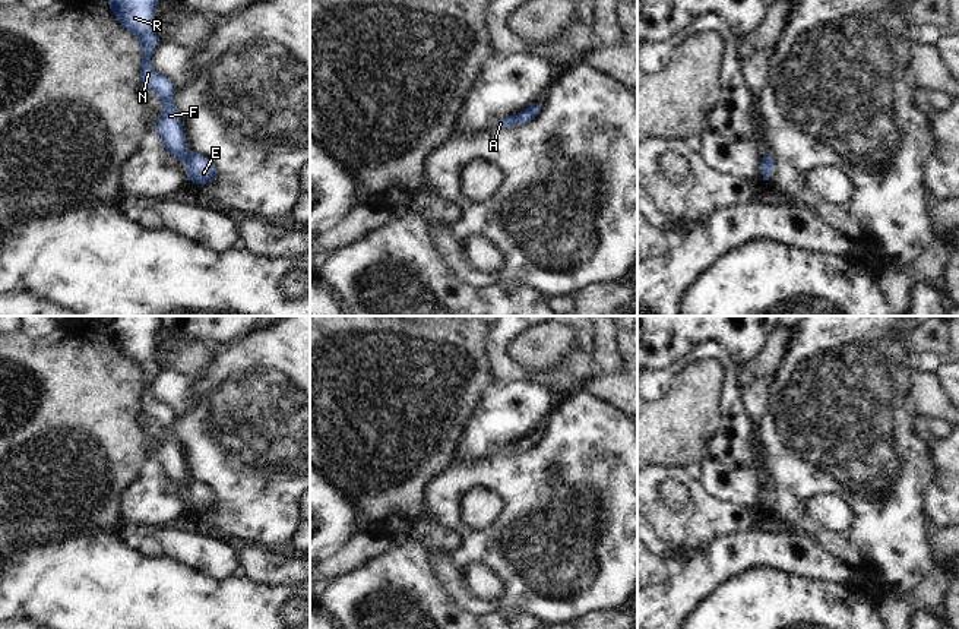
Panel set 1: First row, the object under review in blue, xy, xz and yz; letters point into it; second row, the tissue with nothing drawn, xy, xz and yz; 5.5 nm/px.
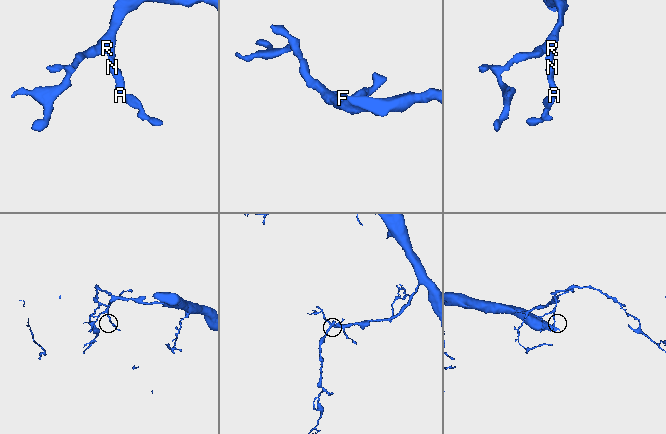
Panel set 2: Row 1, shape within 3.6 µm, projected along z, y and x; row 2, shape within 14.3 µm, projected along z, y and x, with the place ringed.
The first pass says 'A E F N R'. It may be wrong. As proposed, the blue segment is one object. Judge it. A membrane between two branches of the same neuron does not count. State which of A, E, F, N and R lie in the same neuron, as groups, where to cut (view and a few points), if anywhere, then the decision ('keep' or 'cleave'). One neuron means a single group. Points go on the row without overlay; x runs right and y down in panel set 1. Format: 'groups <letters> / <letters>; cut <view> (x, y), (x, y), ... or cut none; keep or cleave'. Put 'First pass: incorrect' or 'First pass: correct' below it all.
groups A E F N R; cut none; keep
First pass: correct

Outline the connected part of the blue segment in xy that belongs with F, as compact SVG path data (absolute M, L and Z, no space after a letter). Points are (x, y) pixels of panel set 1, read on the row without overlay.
M114 316L107 326L115 347L140 369L143 382L139 401L140 414L152 418L164 433L155 455L162 472L171 483L186 490L190 509L196 512L211 511L216 503L216 494L209 486L189 480L183 451L173 429L175 414L151 393L153 377L159 370L155 360L159 316Z

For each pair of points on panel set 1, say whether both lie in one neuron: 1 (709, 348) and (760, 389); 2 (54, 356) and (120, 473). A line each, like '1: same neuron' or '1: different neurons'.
1: different neurons
2: same neuron

